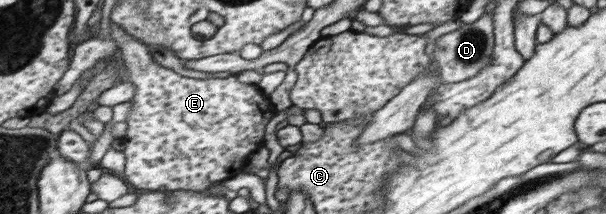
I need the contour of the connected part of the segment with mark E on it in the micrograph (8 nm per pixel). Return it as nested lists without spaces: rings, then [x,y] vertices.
[[[109,22],[109,35],[114,39],[117,57],[128,68],[127,82],[132,82],[134,95],[130,97],[130,111],[126,117],[126,130],[120,139],[124,150],[124,182],[149,191],[207,190],[210,183],[232,178],[242,172],[248,156],[262,142],[262,132],[272,116],[272,104],[256,90],[256,85],[242,84],[235,74],[226,78],[194,79],[181,76],[172,69],[152,61],[148,47],[132,38],[117,24]]]

